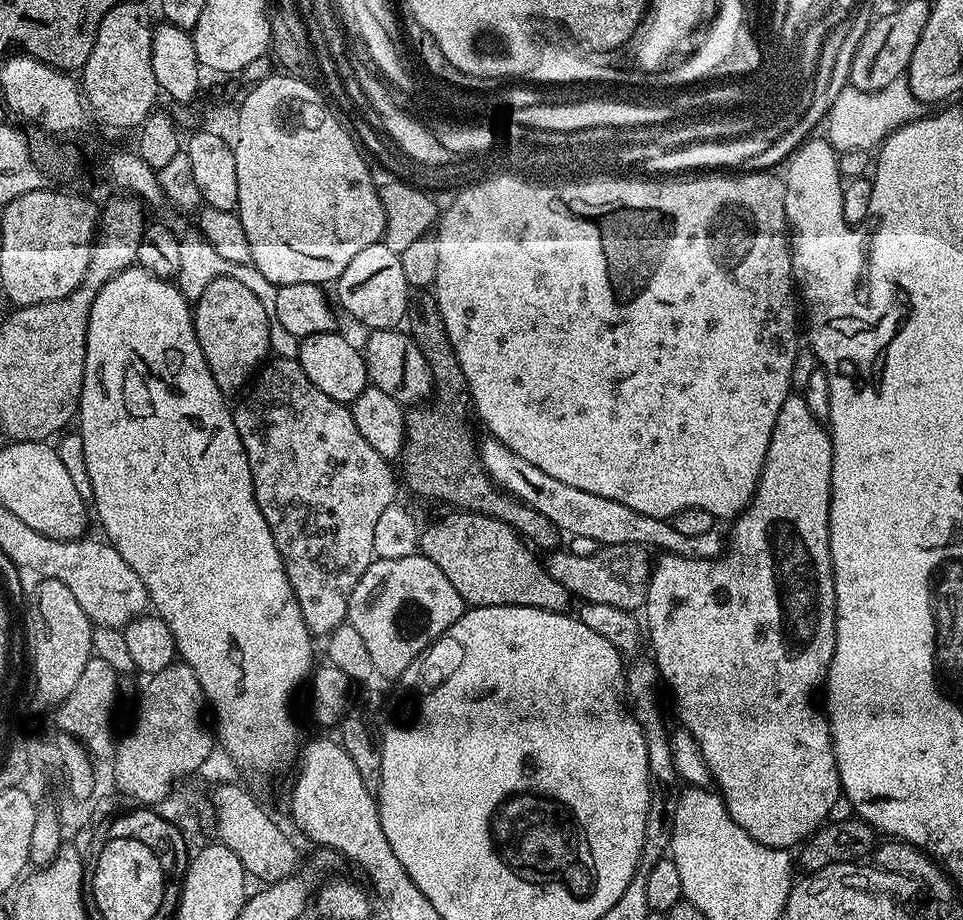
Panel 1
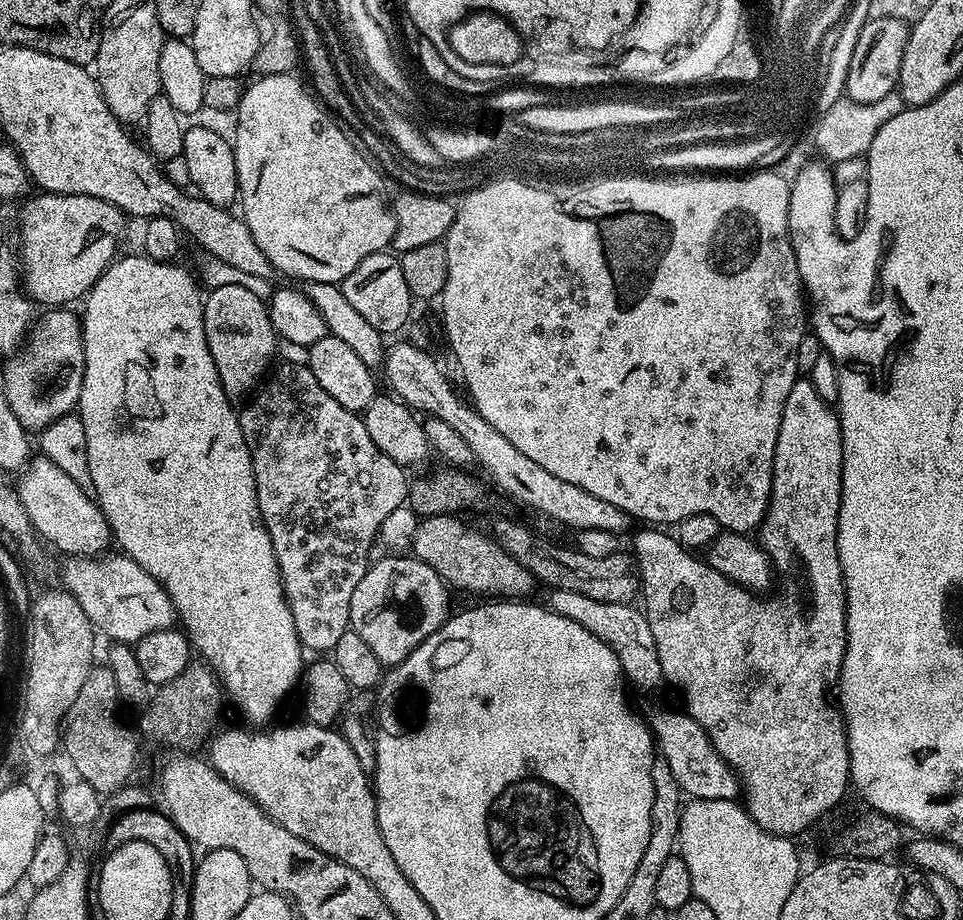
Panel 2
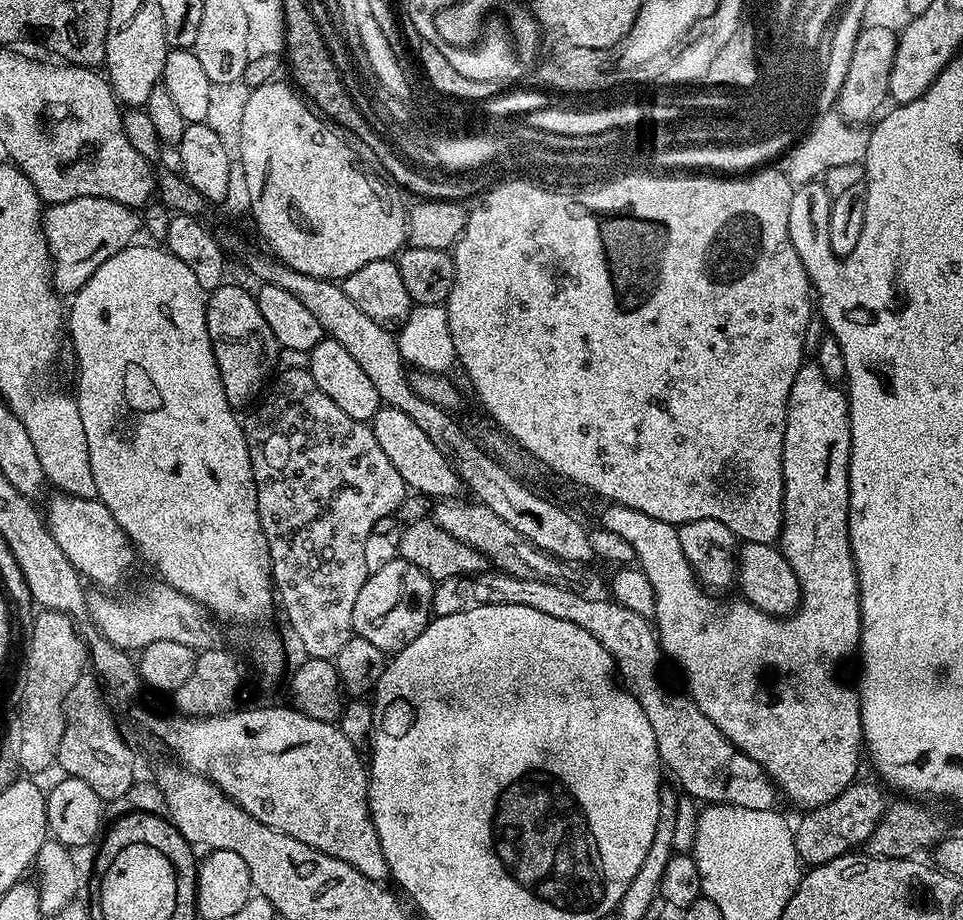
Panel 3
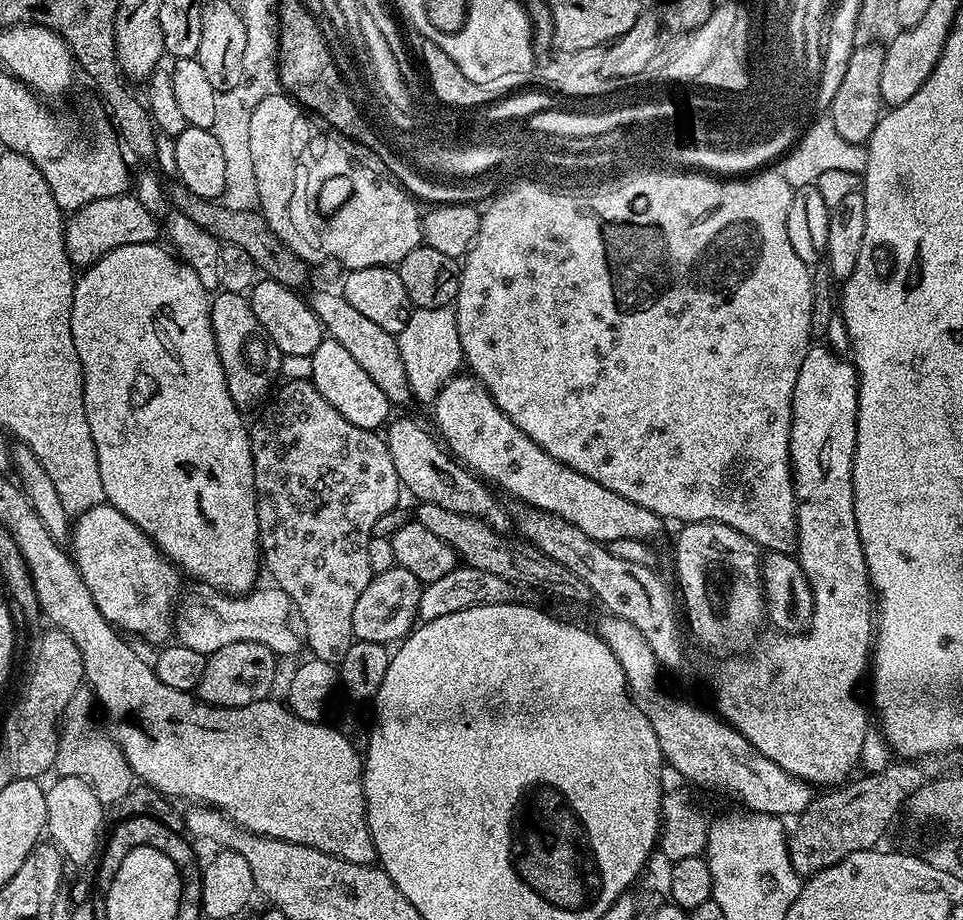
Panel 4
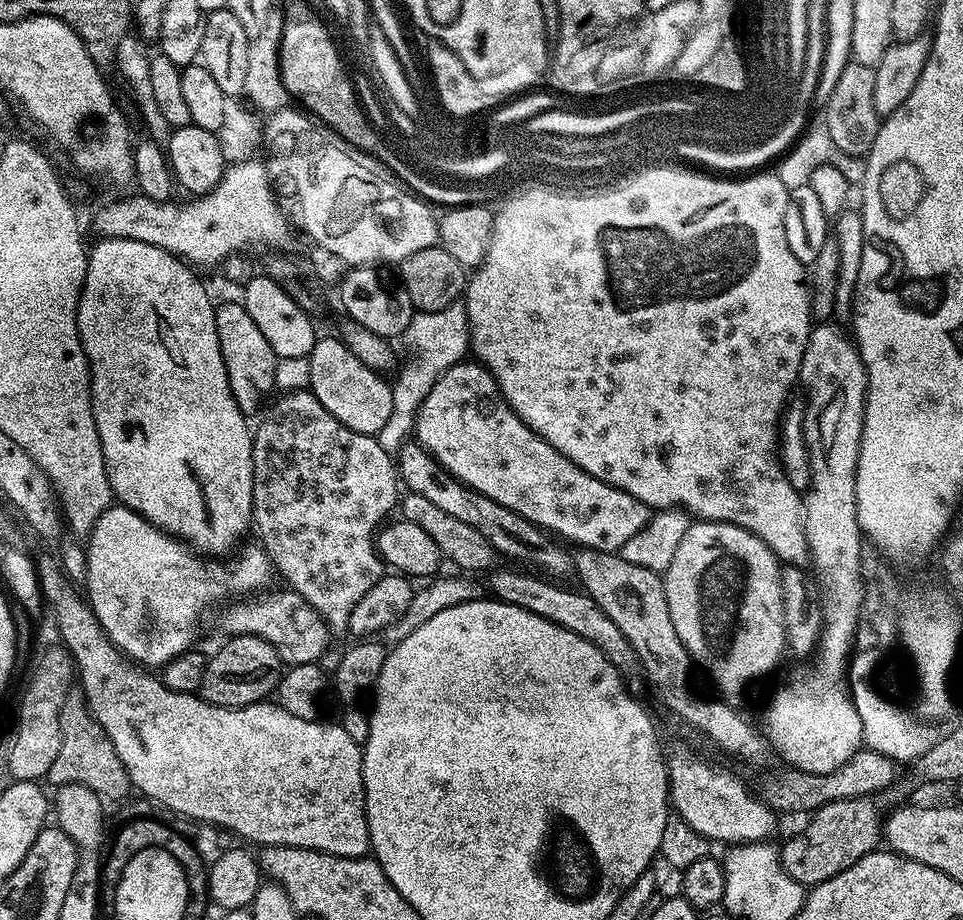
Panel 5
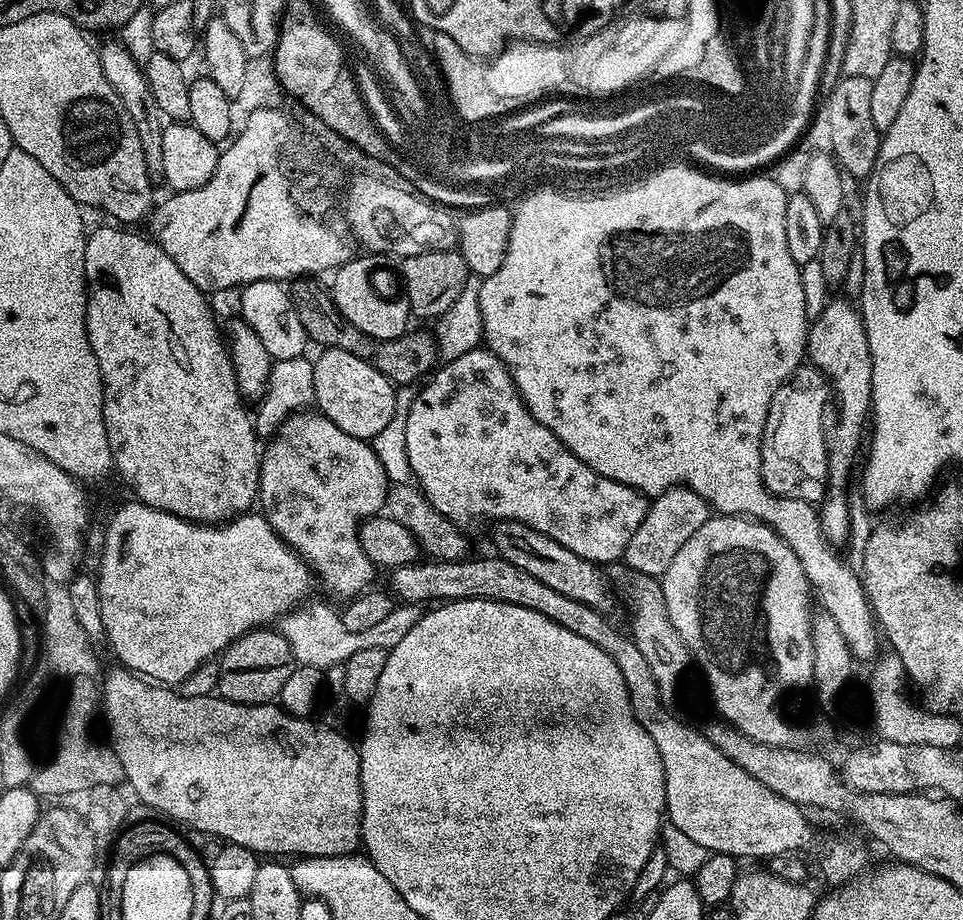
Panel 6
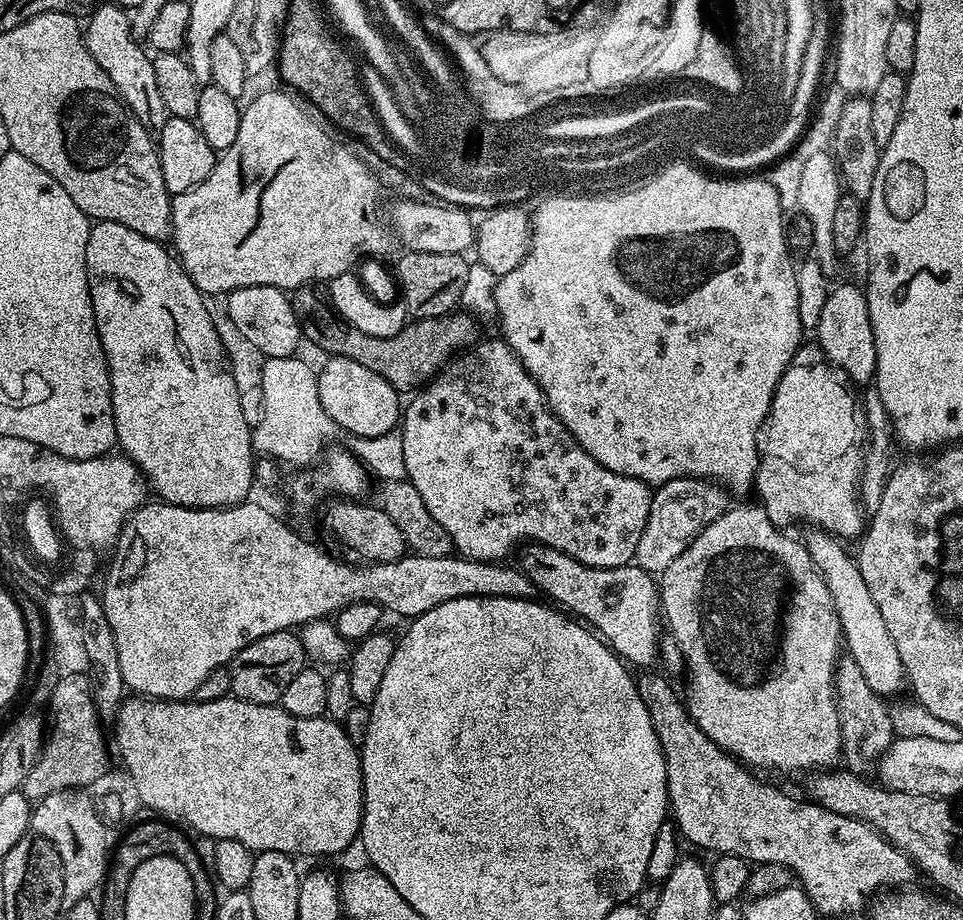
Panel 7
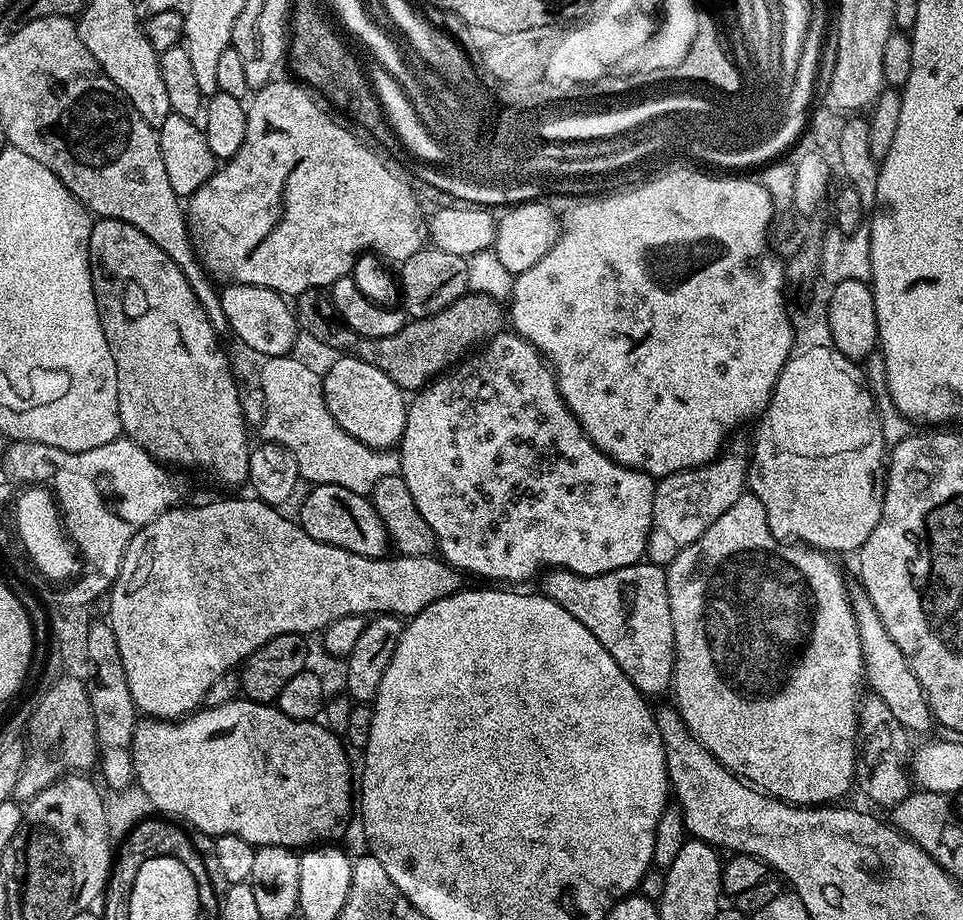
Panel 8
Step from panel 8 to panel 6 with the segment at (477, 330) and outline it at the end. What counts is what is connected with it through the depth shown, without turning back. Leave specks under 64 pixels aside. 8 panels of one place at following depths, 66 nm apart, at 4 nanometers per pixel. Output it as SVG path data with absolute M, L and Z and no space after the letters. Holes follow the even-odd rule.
M297 278L291 281L290 295L296 301L296 309L298 310L298 318L302 318L302 330L306 330L309 341L313 345L320 344L321 349L337 348L338 350L346 350L346 354L354 354L354 358L362 358L372 364L382 373L387 380L392 381L396 386L412 386L417 382L423 381L437 367L438 353L436 351L436 338L431 331L415 332L409 330L400 336L397 340L375 340L366 334L359 332L350 322L346 322L346 318L342 318L340 311L334 306L329 289L319 284L316 278Z

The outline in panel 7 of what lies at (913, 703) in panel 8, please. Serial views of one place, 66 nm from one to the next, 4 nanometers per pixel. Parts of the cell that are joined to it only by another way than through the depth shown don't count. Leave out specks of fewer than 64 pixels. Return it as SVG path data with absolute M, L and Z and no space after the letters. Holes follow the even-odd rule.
M819 530L809 531L802 543L808 549L810 558L816 569L822 574L826 586L830 590L830 598L834 602L834 610L840 619L840 631L847 655L858 662L862 669L862 678L878 695L891 698L896 691L906 684L902 658L898 658L898 646L894 646L894 638L890 638L890 630L886 630L886 622L882 618L882 610L874 603L870 589L860 573L860 565L855 559L848 557L841 541L831 532Z

